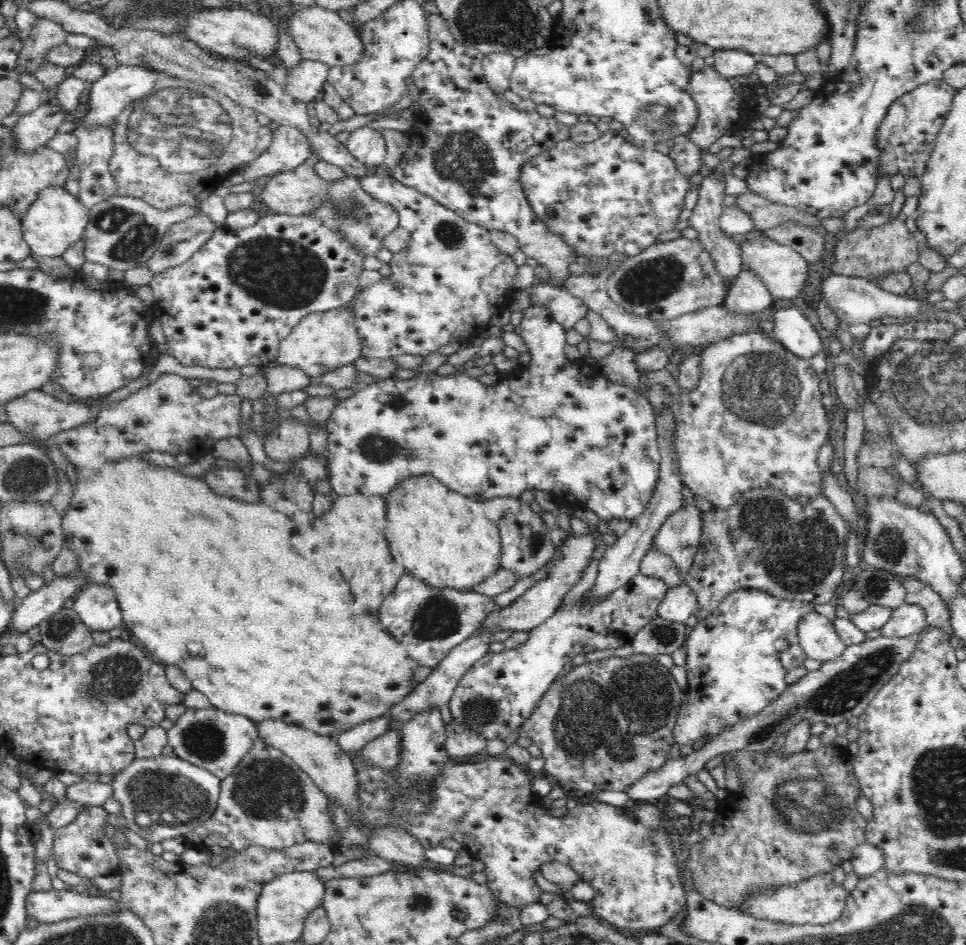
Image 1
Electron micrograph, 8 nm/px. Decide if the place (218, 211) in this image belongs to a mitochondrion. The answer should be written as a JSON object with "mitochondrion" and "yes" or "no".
{"mitochondrion":"no"}

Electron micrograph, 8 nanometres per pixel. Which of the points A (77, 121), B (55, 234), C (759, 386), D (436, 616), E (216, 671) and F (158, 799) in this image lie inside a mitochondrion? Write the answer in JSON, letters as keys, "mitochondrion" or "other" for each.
{"A":"other","B":"other","C":"mitochondrion","D":"mitochondrion","E":"other","F":"mitochondrion"}

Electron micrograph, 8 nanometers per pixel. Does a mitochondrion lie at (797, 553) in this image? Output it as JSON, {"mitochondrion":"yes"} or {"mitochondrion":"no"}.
{"mitochondrion":"yes"}

